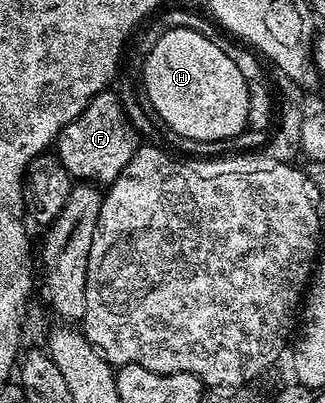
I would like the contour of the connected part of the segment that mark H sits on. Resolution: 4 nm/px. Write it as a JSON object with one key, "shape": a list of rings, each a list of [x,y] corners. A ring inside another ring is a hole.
{"shape":[[[166,28],[160,34],[162,36],[150,46],[145,56],[140,80],[143,95],[153,107],[156,119],[185,140],[229,140],[246,131],[249,122],[247,82],[243,82],[239,66],[227,58],[224,47],[220,43],[217,45],[213,36],[204,36],[193,28]]]}

